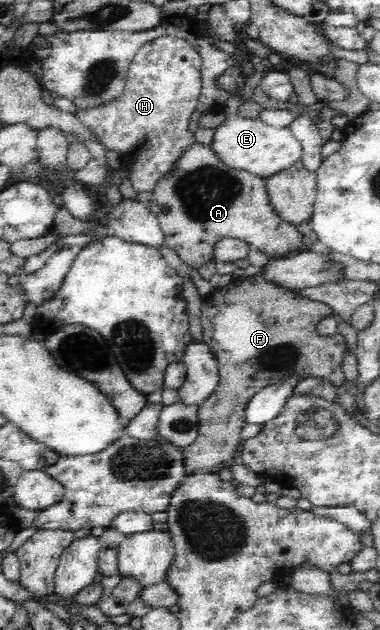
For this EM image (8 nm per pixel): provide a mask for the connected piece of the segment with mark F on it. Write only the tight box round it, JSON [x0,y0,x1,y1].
[183,274,347,476]

